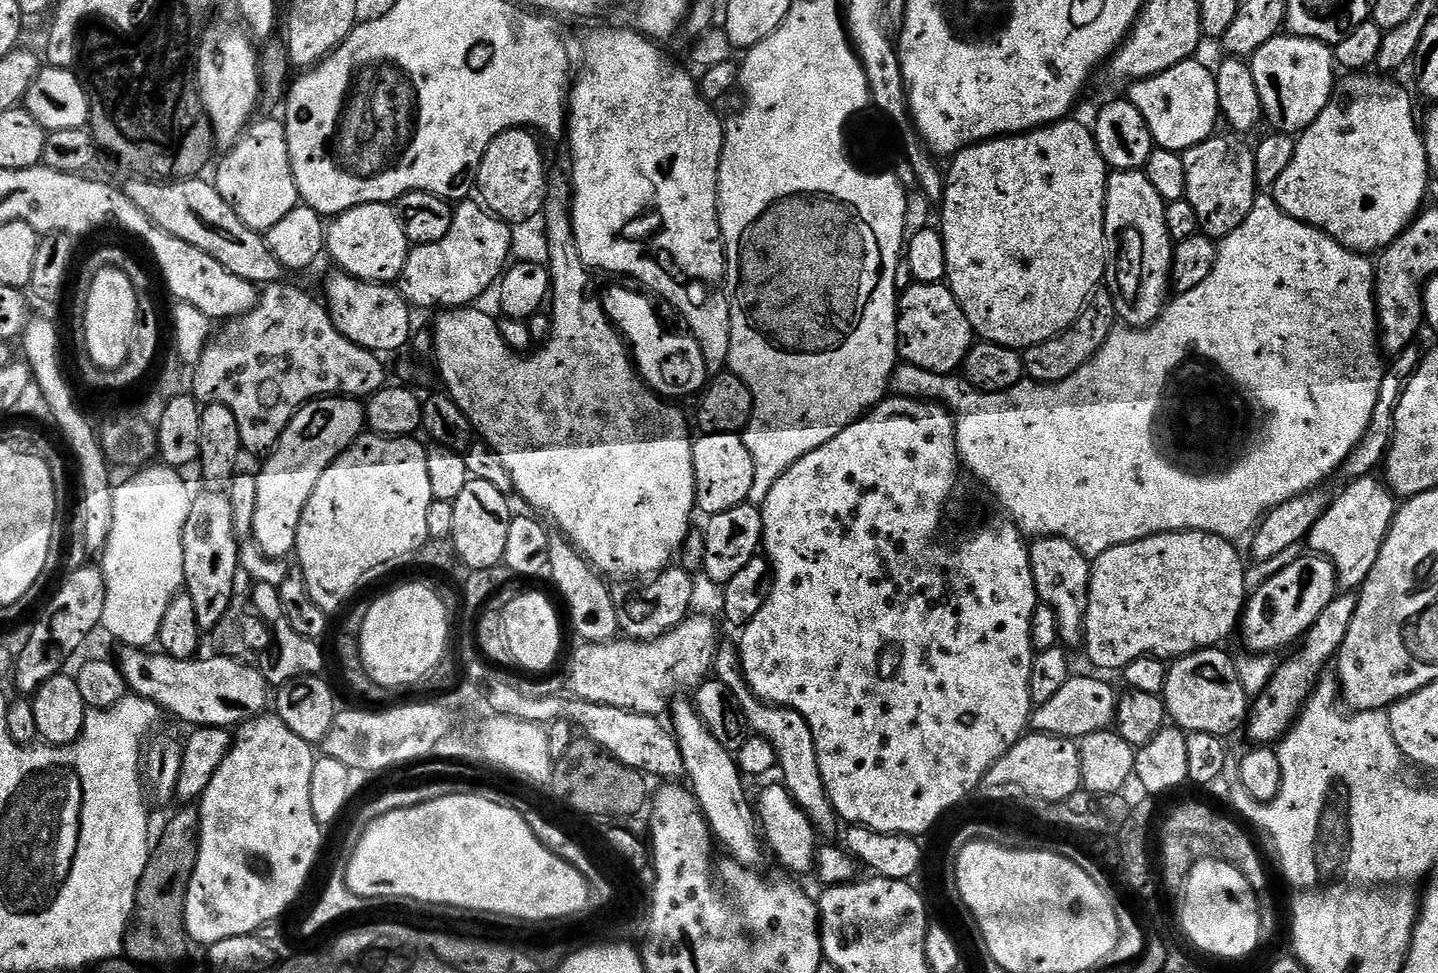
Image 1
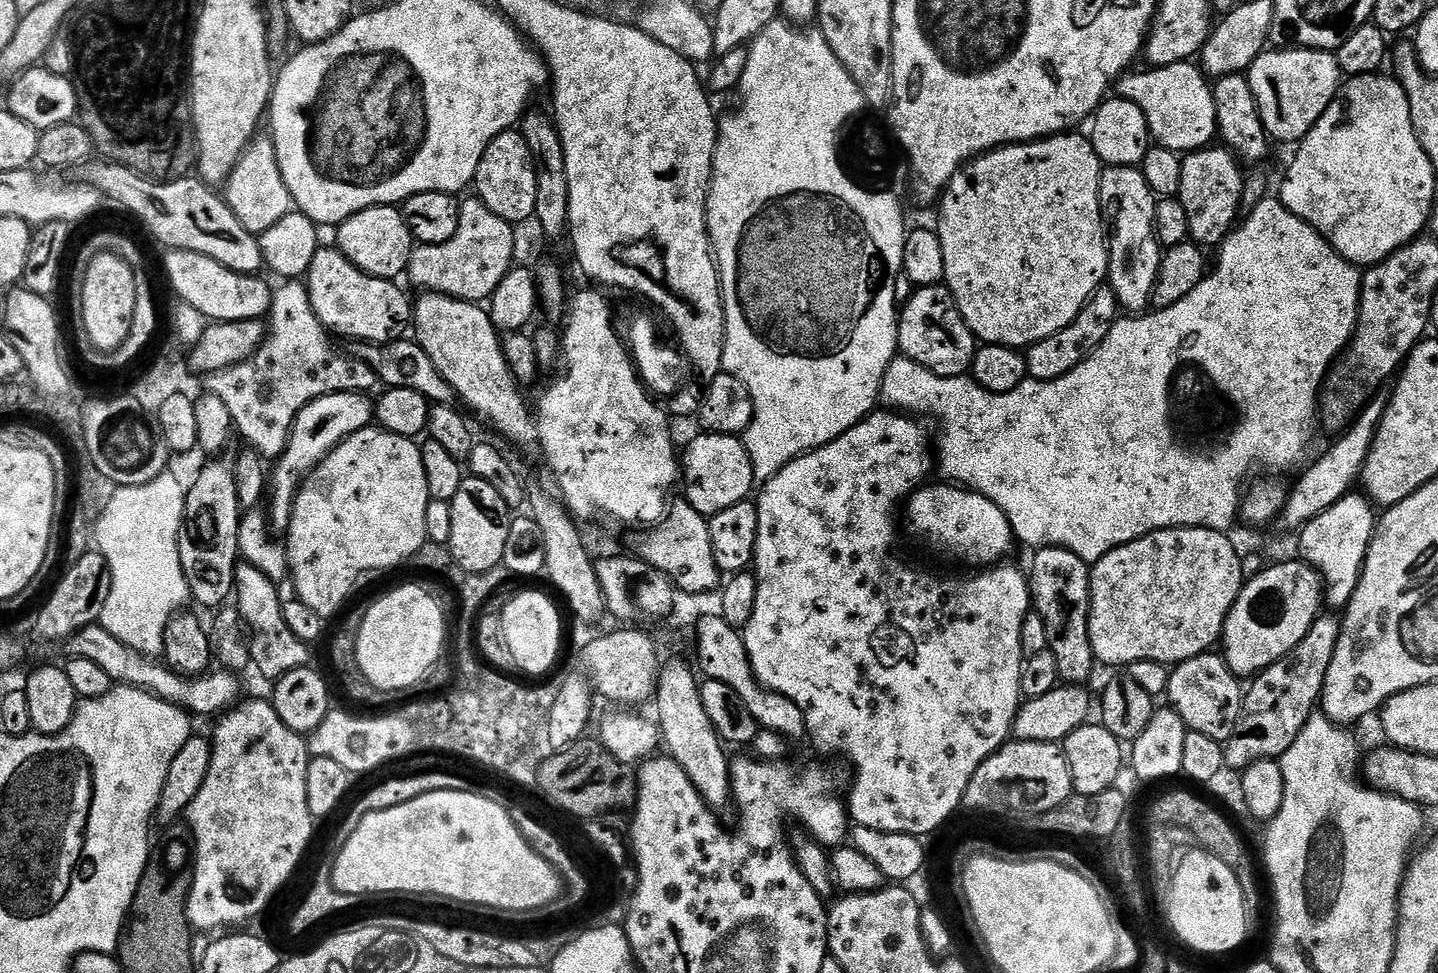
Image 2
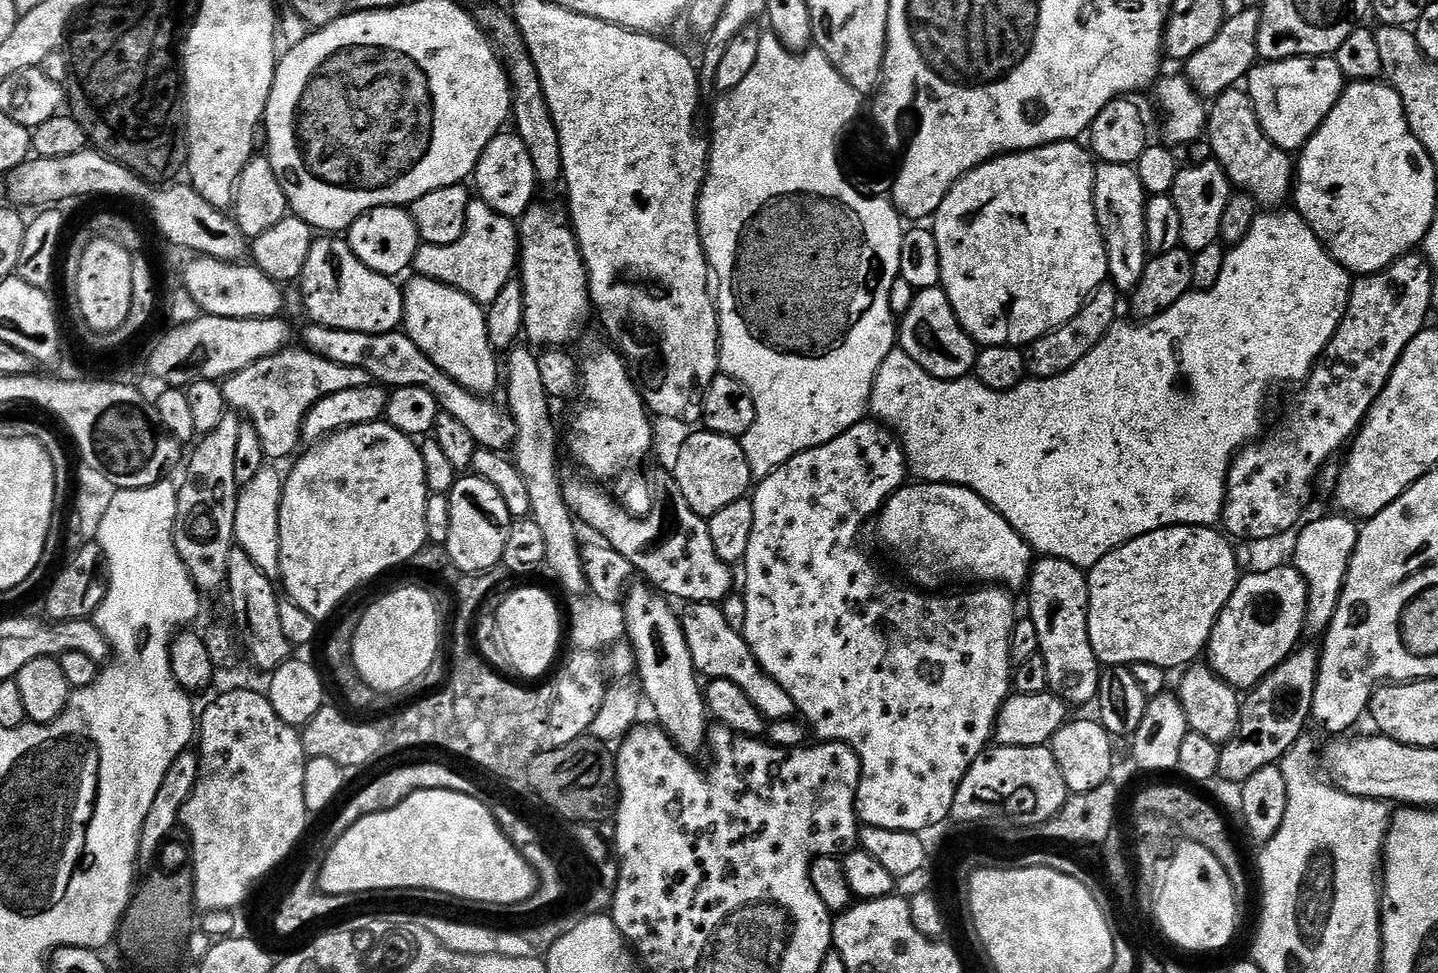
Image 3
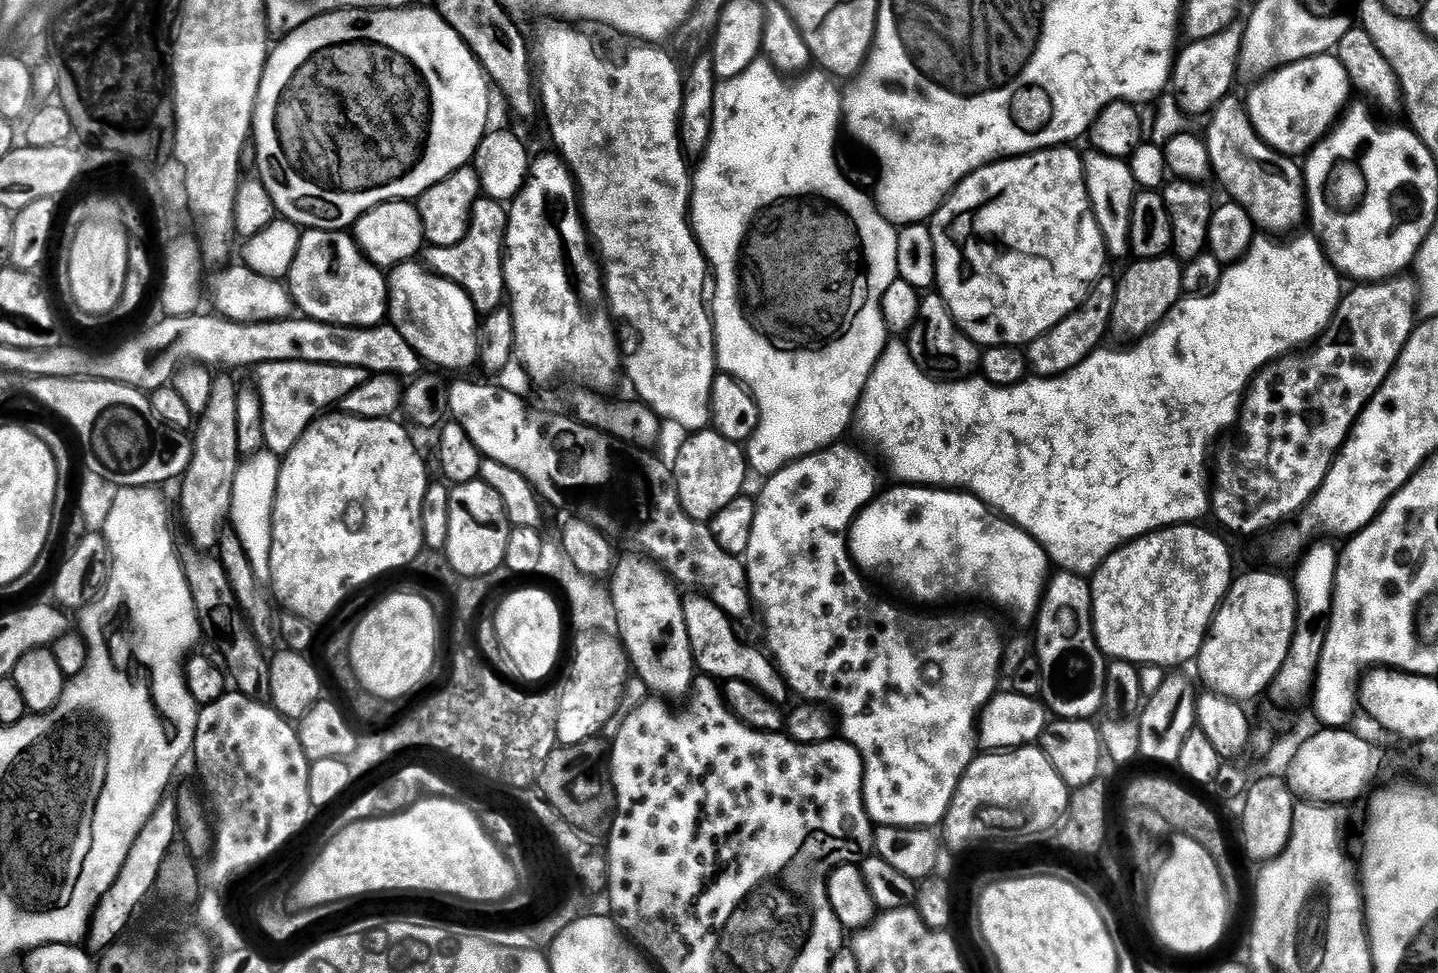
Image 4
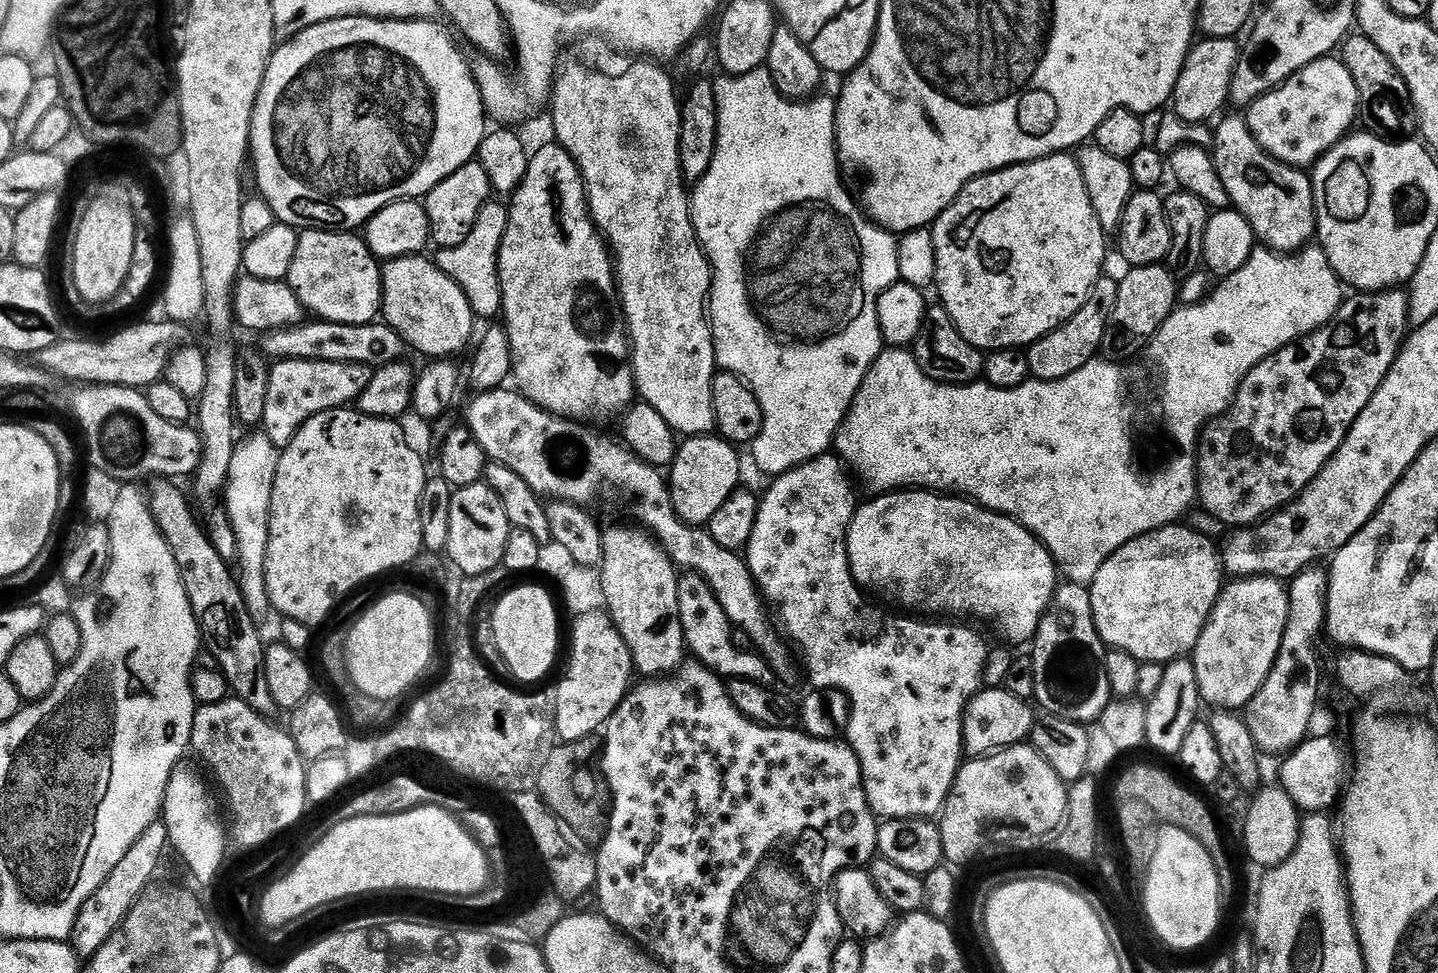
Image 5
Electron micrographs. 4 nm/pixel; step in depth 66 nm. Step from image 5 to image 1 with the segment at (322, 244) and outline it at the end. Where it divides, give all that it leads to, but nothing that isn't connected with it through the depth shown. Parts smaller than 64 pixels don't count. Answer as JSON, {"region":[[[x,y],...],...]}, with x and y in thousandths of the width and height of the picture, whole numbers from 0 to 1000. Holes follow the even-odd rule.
{"region":[[[234,279],[233,283],[229,286],[225,307],[235,343],[262,364],[275,362],[277,358],[284,357],[288,344],[288,321],[284,308],[278,301],[277,295],[273,292],[258,292],[256,288],[241,284],[237,279]]]}

